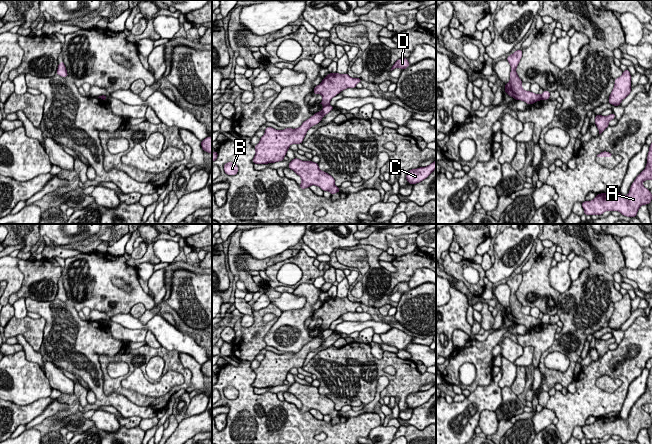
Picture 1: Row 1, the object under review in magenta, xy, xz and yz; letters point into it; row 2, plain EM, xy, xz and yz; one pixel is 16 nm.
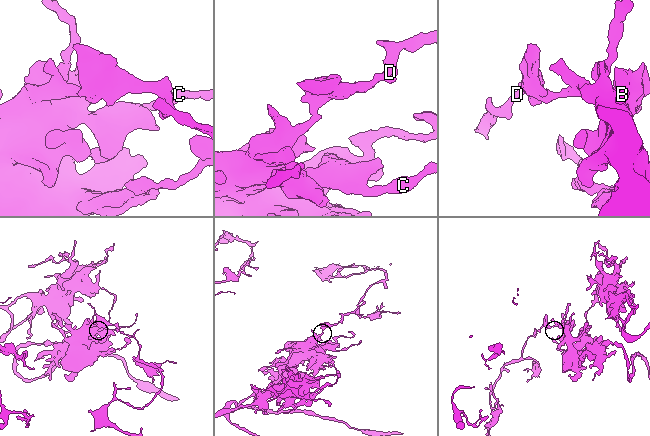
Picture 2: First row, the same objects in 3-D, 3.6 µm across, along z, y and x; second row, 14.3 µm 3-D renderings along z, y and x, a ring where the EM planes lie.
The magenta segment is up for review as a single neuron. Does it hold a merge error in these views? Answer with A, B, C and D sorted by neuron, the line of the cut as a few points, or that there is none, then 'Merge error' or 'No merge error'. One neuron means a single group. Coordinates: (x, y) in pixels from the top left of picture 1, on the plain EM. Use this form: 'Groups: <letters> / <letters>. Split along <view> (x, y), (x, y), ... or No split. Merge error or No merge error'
Groups: A B C / D. Split along xz (328, 328), (324, 330). Merge error

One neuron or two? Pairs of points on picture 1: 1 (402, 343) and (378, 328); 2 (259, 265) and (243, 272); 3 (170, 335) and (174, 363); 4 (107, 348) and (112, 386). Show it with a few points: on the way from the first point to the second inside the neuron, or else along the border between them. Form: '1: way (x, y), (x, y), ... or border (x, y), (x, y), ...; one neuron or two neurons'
1: border (392, 327), (379, 334); two neurons
2: way (255, 265), (251, 265), (247, 269); one neuron
3: border (162, 346), (169, 350), (175, 350), (178, 353); two neurons
4: border (102, 354), (99, 362), (103, 375); two neurons

